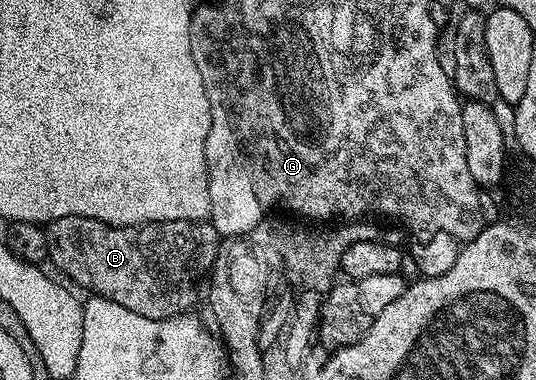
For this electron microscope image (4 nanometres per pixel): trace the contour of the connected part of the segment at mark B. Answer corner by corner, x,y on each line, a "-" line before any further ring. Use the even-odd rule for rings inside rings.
66,216
50,221
45,231
47,260
55,263
72,285
80,284
88,293
117,302
133,314
158,320
194,309
191,307
201,300
199,279
215,267
215,257
221,251
219,232
207,220
166,220
118,228
103,220

